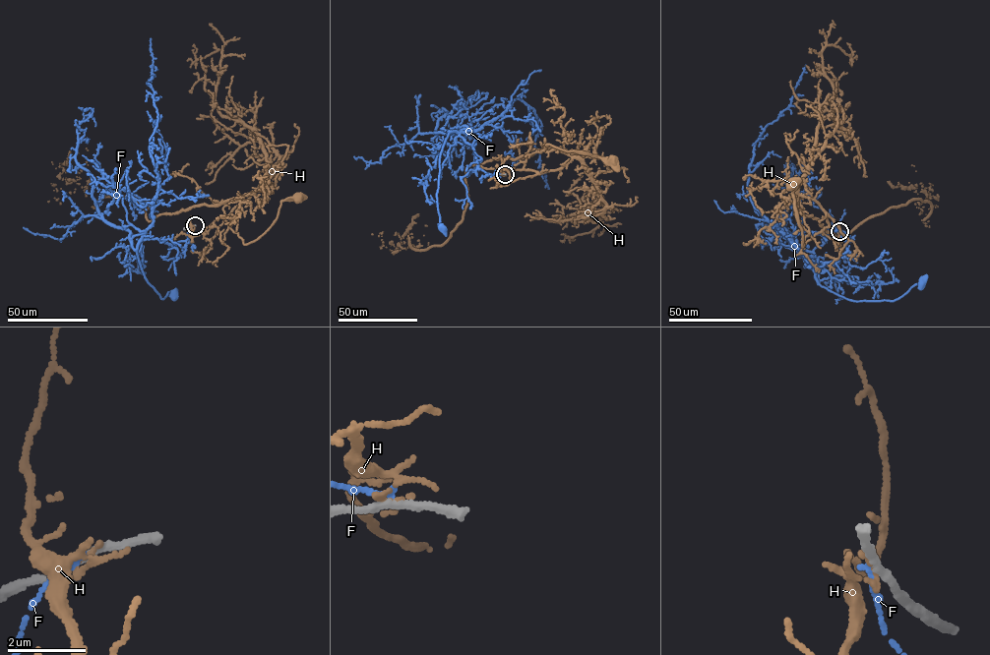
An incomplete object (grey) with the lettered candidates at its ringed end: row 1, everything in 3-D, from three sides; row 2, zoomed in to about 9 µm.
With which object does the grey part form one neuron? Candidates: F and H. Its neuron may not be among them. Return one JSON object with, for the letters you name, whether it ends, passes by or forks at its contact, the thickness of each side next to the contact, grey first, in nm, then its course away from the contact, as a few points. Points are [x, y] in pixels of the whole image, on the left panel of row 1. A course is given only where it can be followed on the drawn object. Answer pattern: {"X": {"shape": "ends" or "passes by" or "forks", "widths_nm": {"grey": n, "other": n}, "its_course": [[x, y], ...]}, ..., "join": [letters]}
{"join": []}

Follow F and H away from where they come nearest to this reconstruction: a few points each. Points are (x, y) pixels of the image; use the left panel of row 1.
F: (192, 226), (186, 240), (173, 245), (142, 239), (136, 252), (146, 278), (160, 297), (173, 294)
H: (192, 226), (197, 235), (249, 195), (222, 208), (230, 229), (247, 244), (274, 223), (282, 201), (298, 197)

